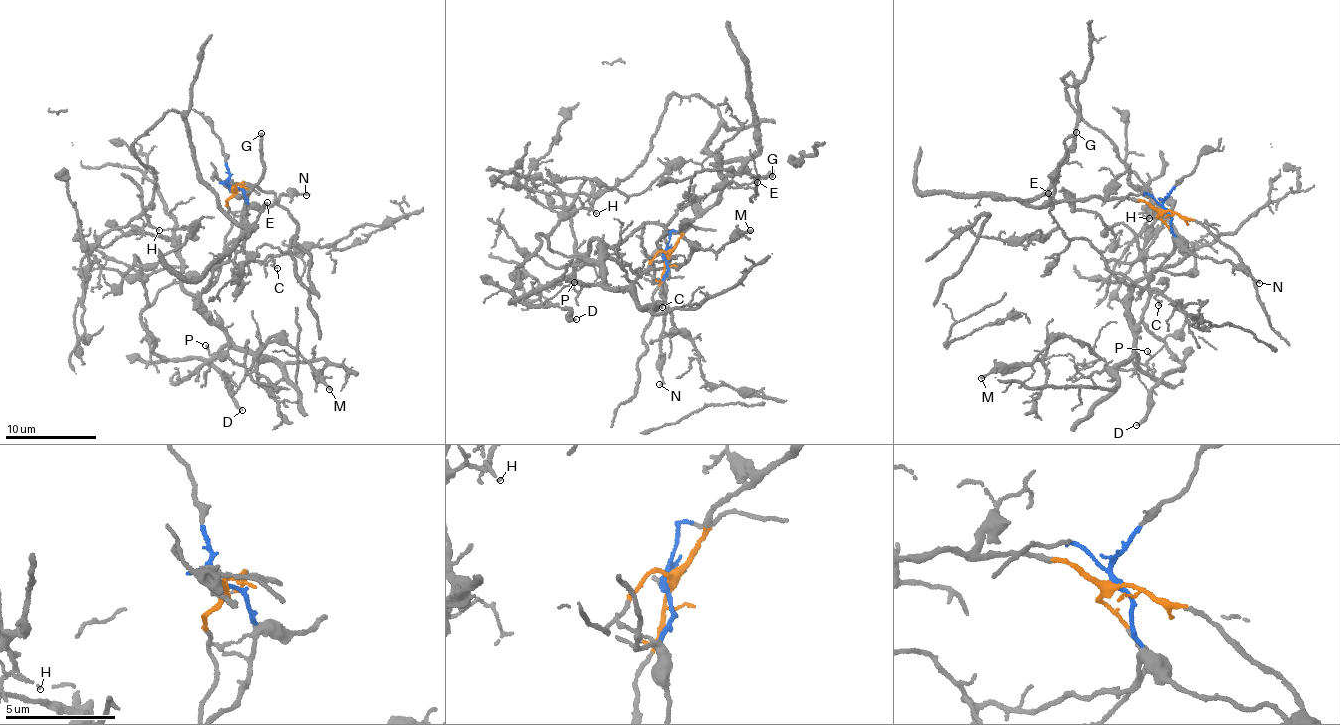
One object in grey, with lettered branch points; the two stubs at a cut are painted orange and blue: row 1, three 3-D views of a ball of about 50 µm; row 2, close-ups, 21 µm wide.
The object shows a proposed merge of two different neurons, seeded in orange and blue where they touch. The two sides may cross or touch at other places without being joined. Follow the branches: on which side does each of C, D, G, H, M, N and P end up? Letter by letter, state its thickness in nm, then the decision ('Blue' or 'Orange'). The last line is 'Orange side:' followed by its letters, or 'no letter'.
C: Thickness 130 nm. Blue
D: Thickness 200 nm. Blue
G: Thickness 200 nm. Orange
H: Thickness 80 nm. Orange
M: Thickness 180 nm. Blue
N: Thickness 130 nm. Blue
P: Thickness 110 nm. Blue
Orange side: G, H

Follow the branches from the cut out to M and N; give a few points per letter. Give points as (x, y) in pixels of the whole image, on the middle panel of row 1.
M: (666, 256), (655, 284), (642, 224), (597, 259), (606, 286), (624, 290), (750, 230)
N: (666, 256), (667, 267), (663, 289), (666, 306), (660, 334), (662, 380), (659, 385)

